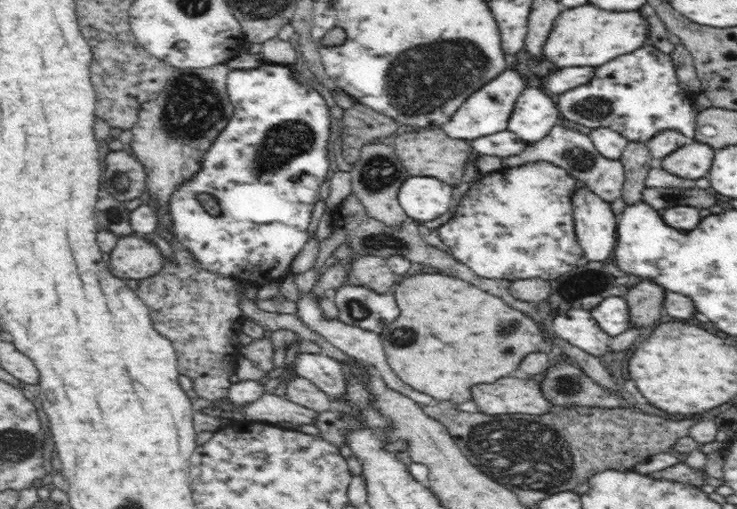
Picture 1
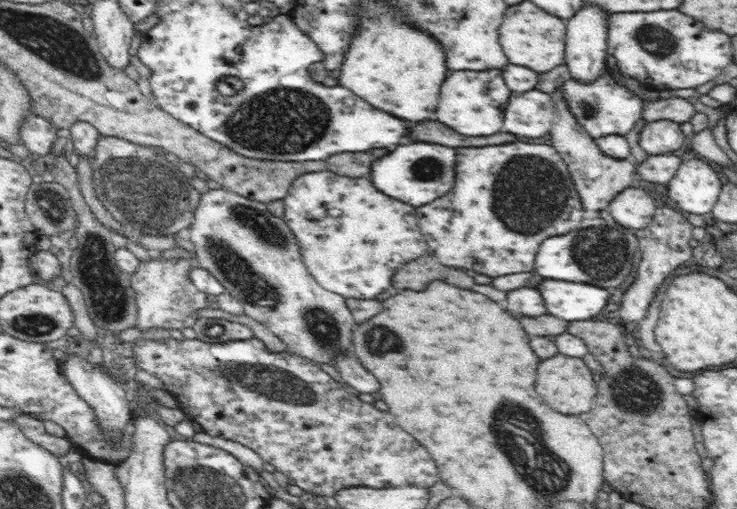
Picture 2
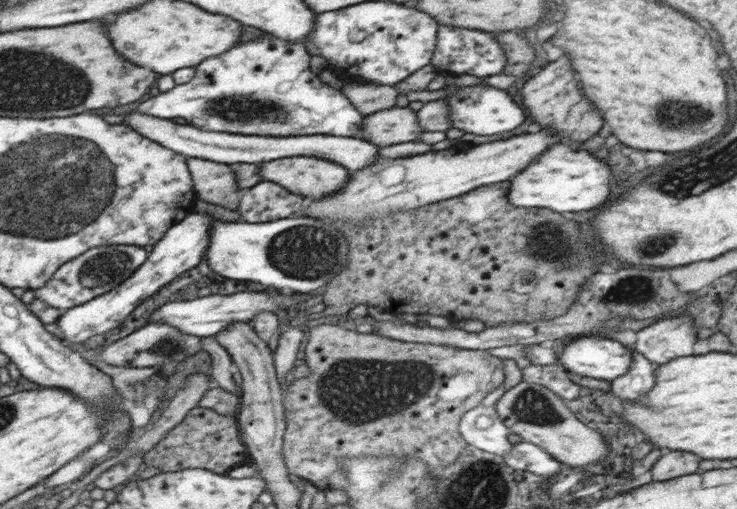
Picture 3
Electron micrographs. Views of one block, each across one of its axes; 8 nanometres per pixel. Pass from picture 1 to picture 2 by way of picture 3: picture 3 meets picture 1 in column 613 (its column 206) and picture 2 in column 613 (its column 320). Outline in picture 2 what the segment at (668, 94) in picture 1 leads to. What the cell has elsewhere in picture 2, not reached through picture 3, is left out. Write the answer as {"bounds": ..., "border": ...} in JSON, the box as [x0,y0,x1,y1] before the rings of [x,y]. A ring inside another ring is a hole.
{"bounds":[562,71,643,139],"border":[[[608,71],[596,78],[594,82],[577,82],[568,79],[562,86],[564,101],[570,112],[576,116],[580,126],[593,138],[597,139],[608,135],[624,136],[630,132],[641,119],[643,113],[643,100],[629,89],[618,84]]]}

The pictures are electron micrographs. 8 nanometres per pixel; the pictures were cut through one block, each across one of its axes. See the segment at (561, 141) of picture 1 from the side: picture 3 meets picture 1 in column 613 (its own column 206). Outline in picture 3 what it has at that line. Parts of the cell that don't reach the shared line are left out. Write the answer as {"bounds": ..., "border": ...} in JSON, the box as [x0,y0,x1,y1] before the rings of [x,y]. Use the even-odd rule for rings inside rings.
{"bounds":[186,157,242,210],"border":[[[187,157],[186,164],[192,173],[197,198],[238,210],[242,188],[238,187],[239,180],[230,166],[198,157]]]}

